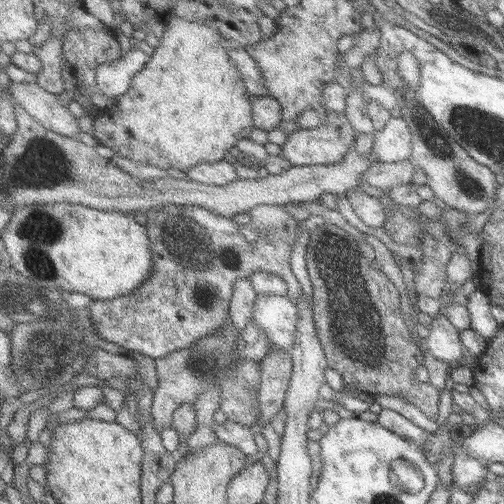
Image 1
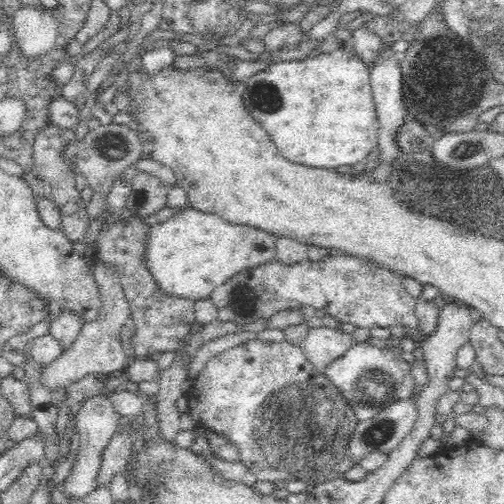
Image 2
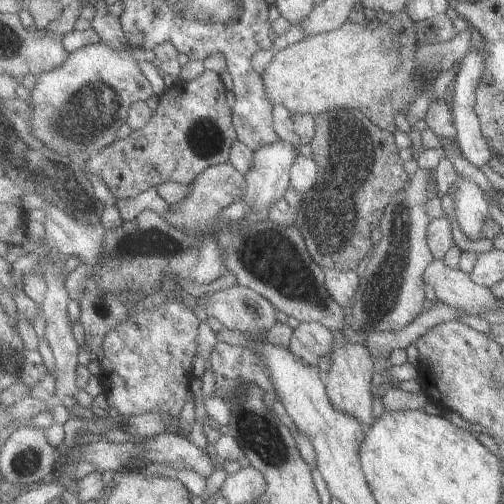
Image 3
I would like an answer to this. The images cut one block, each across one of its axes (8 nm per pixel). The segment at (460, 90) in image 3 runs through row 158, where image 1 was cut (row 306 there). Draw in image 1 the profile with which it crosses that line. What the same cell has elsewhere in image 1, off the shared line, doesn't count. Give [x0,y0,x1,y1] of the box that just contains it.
[463,284,501,342]

